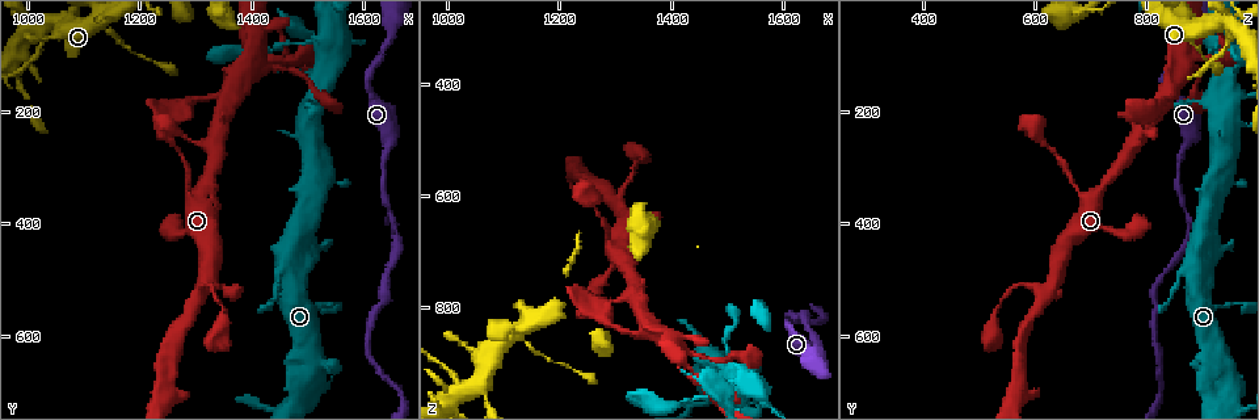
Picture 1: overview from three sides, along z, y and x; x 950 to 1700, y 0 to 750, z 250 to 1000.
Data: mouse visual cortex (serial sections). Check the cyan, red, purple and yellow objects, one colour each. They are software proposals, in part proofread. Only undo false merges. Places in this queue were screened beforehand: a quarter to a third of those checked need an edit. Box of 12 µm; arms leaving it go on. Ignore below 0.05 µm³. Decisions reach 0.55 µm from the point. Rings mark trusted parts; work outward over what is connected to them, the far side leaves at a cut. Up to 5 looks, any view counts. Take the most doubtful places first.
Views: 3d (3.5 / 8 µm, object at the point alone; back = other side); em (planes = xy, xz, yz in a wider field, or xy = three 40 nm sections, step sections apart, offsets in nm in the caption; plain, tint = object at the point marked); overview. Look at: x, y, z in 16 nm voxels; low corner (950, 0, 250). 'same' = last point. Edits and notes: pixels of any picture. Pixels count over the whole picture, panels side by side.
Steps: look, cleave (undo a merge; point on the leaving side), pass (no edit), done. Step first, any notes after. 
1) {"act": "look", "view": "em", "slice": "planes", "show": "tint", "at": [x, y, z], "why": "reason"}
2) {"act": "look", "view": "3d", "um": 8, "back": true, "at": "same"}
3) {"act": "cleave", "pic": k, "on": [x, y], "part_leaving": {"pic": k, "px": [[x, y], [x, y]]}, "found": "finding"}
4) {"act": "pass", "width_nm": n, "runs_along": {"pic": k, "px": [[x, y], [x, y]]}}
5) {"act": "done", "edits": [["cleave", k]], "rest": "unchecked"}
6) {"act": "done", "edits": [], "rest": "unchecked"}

{"act": "look", "view": "3d", "um": 3.5, "at": [1410, 105, 885]}

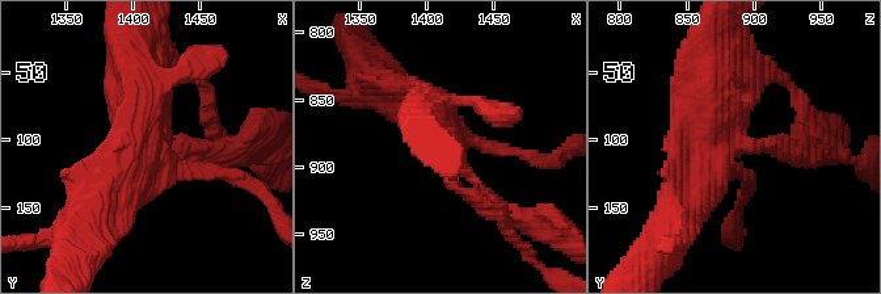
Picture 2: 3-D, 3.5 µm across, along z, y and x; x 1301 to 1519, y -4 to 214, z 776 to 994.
{"act": "look", "view": "em", "slice": "xy", "step": 1, "show": "tint", "at": [1408, 104, 880], "arms": 4, "arm_widths_nm": [150, 150, 500, 500]}

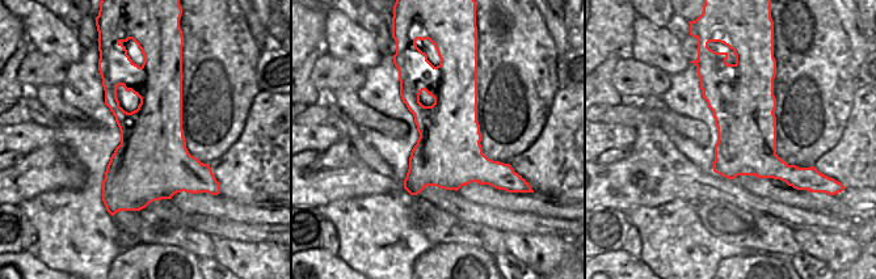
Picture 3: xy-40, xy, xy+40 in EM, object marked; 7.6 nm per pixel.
{"act": "pass", "runs_along": {"pic": 2, "px": [[91, 221], [143, 156], [139, 72]]}, "found": "all the same cell"}

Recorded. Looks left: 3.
{"act": "look", "view": "3d", "um": 8, "at": [1020, 45, 960], "why": "small branch off a trunk"}

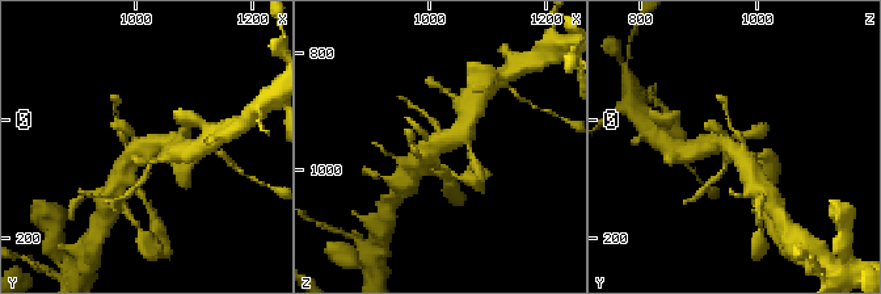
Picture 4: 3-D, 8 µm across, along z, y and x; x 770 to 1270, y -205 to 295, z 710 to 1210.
{"act": "look", "view": "3d", "um": 3.5, "at": [1020, 50, 955]}

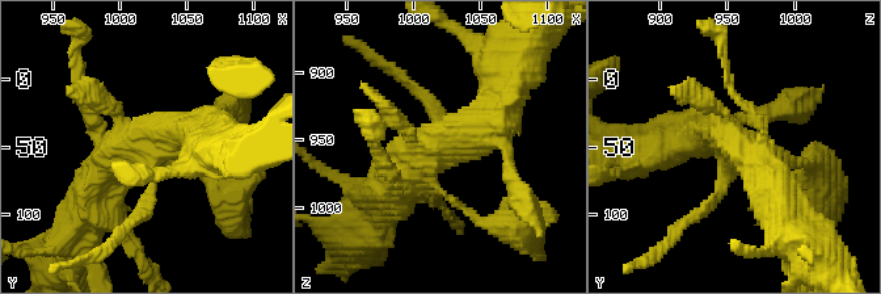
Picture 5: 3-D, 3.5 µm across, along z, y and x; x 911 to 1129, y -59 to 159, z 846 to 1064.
{"act": "look", "view": "em", "slice": "xy", "step": 5, "show": "tint", "at": [1016, 48, 958]}

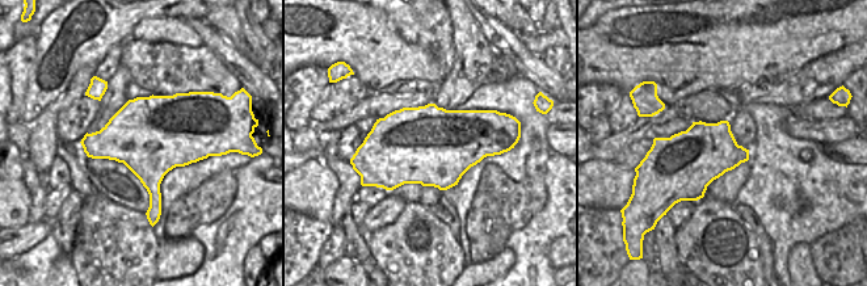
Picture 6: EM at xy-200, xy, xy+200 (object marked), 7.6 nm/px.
{"act": "pass", "width_nm": 600, "runs_along": {"pic": 5, "px": [[501, 101], [388, 196]]}, "found": "continuous, no second cell"}

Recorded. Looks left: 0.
{"act": "done", "edits": [], "rest": "unchecked"}

